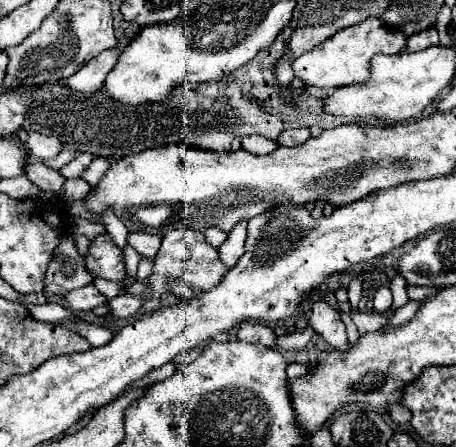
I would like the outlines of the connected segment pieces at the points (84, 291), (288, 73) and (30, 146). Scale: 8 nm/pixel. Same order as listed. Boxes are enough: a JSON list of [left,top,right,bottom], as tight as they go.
[[64,284,106,312],[276,51,294,85],[22,132,60,160]]

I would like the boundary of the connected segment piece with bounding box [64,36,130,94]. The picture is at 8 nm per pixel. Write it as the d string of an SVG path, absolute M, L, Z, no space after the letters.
M128 36L122 38L122 40L118 40L116 48L110 48L108 52L102 52L96 60L90 60L88 64L84 64L84 68L80 68L74 76L70 76L70 78L64 80L64 82L66 82L70 88L74 88L76 92L84 92L84 94L90 94L90 92L98 90L98 88L104 84L110 68L112 68L112 66L116 64L116 60L120 58L120 52L128 46L128 42L130 42Z

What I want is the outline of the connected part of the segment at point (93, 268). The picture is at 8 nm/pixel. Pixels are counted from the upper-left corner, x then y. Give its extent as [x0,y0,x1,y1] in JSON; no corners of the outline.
[84,232,126,284]

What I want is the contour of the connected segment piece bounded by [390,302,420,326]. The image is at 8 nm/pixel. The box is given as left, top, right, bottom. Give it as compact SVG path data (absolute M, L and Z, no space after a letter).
M408 302L408 304L404 304L404 306L402 306L400 310L396 310L396 314L392 316L390 326L400 326L400 324L408 322L408 320L416 314L418 308L420 308L420 302Z

